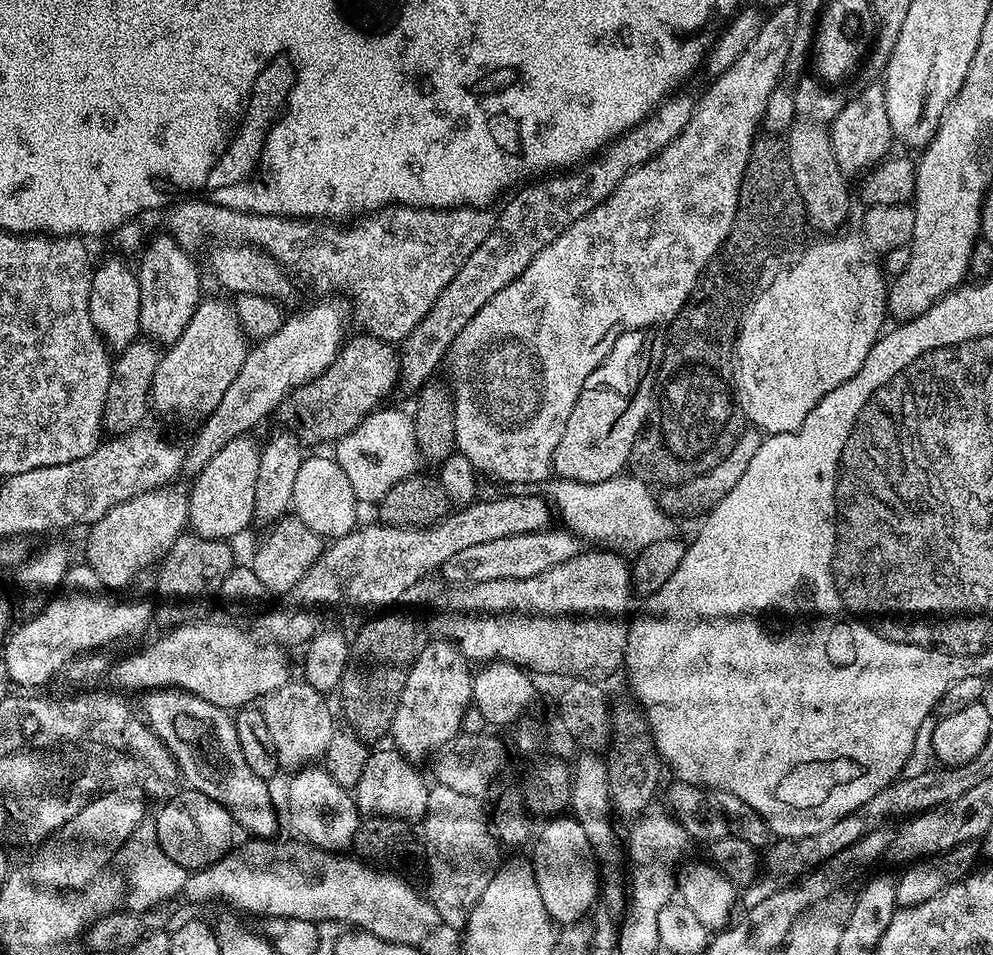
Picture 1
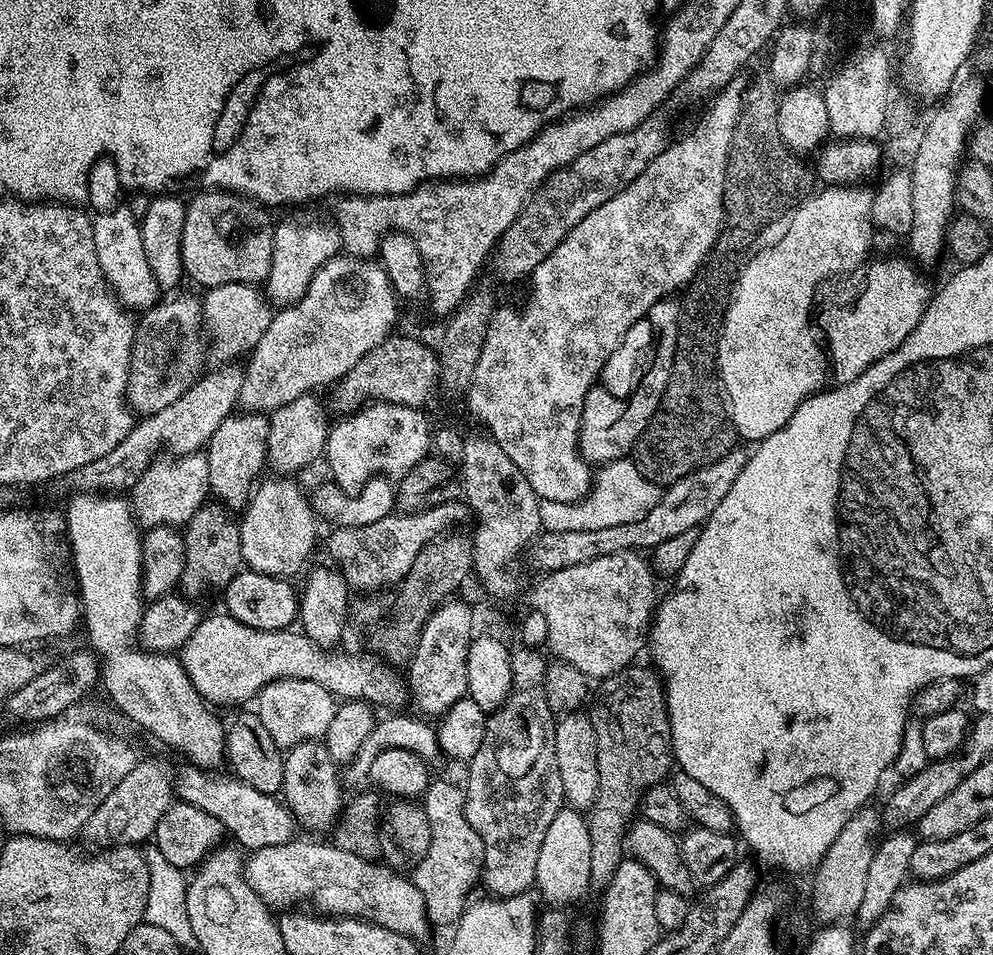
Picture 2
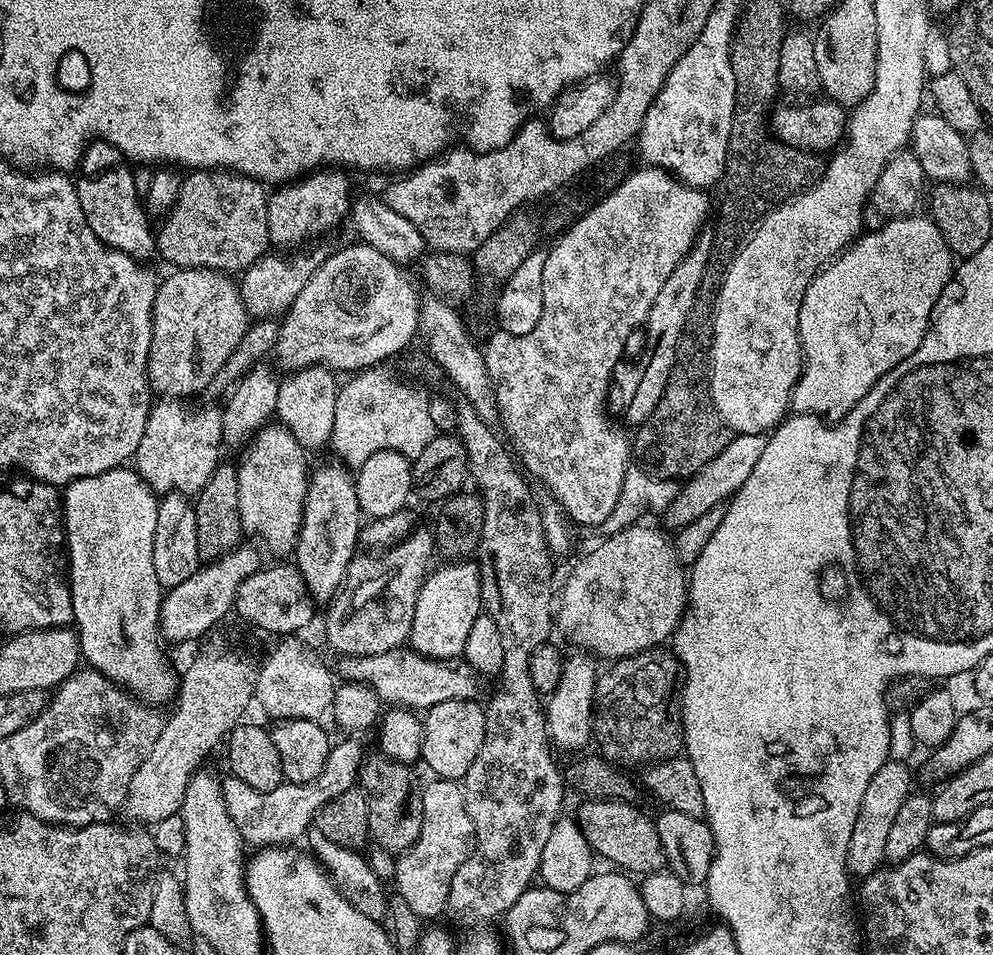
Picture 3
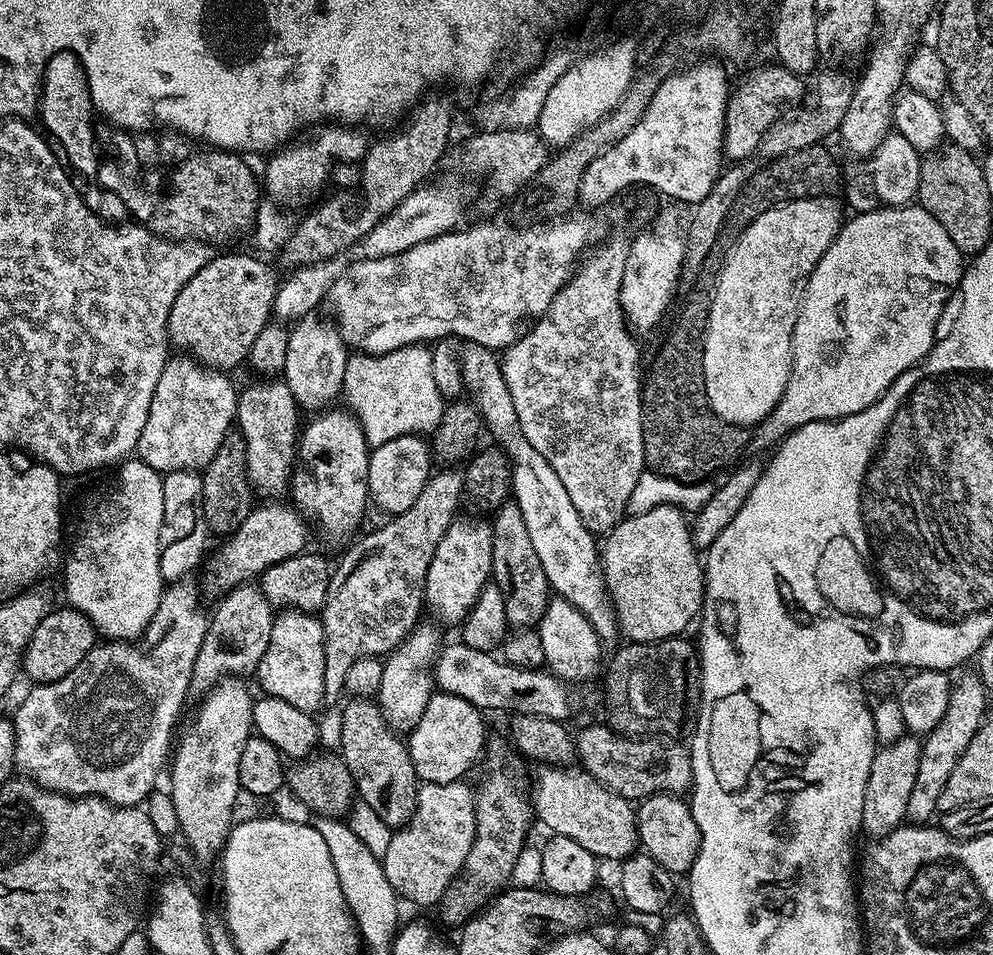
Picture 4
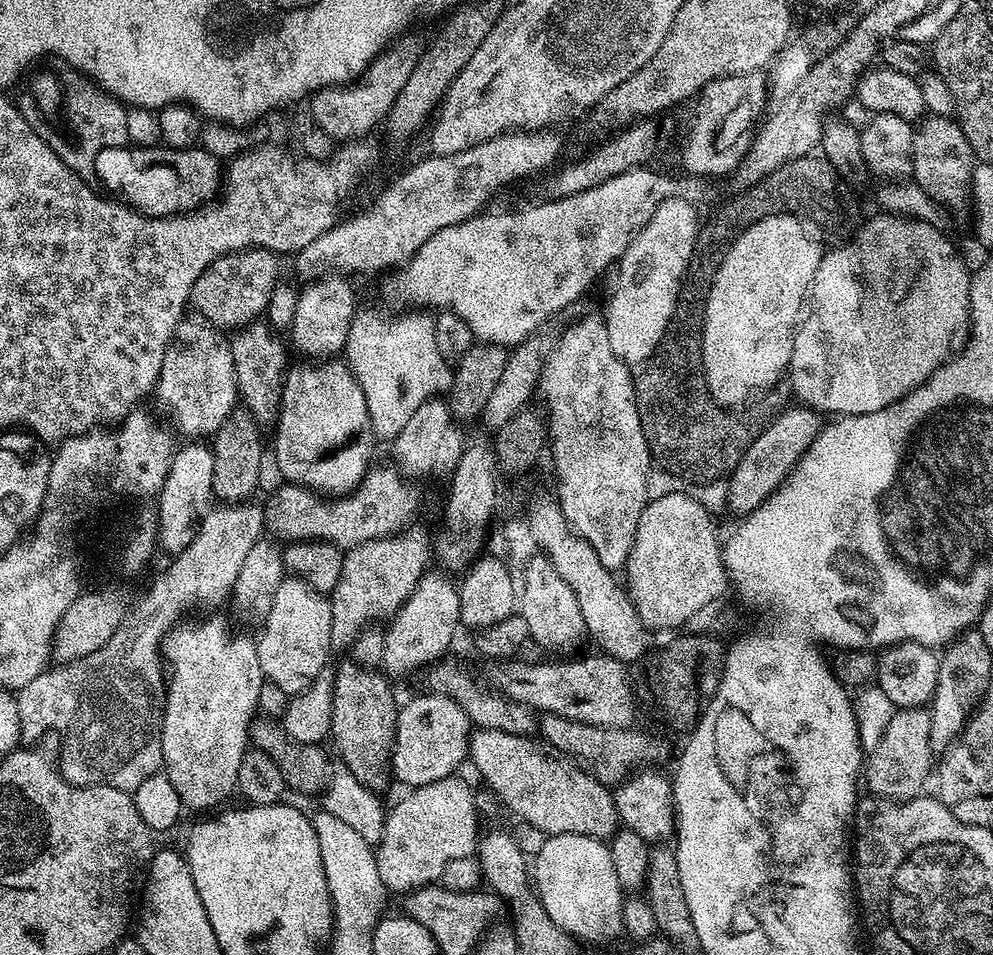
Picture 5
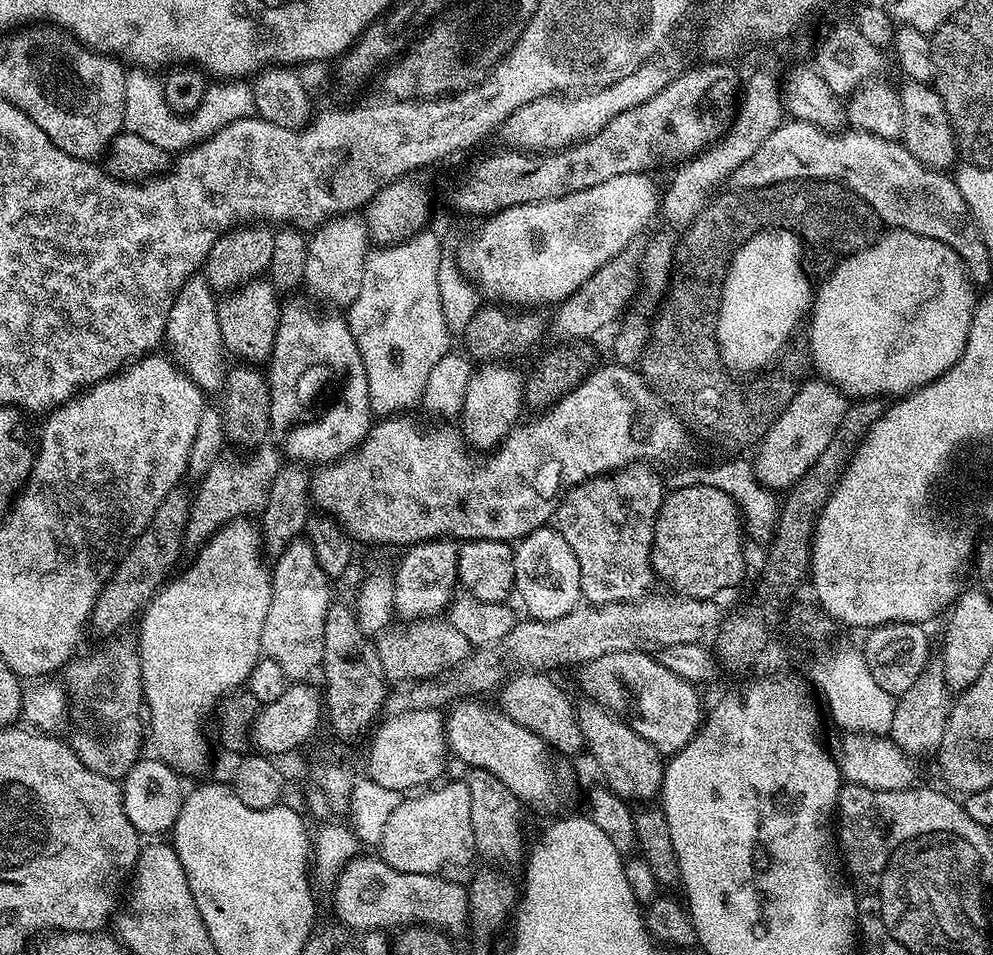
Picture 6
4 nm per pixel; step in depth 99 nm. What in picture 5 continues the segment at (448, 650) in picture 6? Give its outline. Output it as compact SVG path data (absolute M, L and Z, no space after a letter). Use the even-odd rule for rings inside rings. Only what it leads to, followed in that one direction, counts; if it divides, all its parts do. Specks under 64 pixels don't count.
M452 659L437 661L427 669L427 689L431 693L446 695L455 700L476 728L501 730L502 733L514 733L519 736L532 736L537 733L538 718L533 709L514 702L509 696L502 695L495 689L486 686L484 688L466 667Z

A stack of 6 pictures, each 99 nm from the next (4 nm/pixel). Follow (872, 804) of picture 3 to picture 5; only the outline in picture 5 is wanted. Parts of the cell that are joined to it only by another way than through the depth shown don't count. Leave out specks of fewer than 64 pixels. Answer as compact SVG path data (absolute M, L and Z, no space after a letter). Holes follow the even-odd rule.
M927 707L902 708L893 711L890 726L882 734L882 742L867 753L862 768L863 783L868 783L867 791L877 798L893 802L913 800L925 791L924 783L929 783L934 768L934 753L930 746L930 711Z

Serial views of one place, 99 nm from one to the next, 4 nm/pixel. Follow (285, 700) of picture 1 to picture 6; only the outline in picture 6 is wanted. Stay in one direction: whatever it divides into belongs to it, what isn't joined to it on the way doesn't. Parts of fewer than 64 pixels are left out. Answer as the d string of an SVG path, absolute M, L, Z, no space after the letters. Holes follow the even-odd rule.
M297 538L271 565L272 597L270 611L266 613L266 626L262 626L260 651L271 663L280 667L281 677L292 682L304 682L312 671L324 663L324 635L326 614L334 603L333 581L318 566L314 550L307 539Z

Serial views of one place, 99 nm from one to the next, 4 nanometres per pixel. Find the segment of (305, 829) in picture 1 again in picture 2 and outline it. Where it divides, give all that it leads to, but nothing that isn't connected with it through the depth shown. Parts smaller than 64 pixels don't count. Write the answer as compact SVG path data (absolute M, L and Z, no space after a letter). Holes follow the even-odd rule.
M307 740L285 753L281 793L299 825L301 823L312 830L331 829L344 805L340 784L342 785L342 780L338 766L333 762L323 741Z

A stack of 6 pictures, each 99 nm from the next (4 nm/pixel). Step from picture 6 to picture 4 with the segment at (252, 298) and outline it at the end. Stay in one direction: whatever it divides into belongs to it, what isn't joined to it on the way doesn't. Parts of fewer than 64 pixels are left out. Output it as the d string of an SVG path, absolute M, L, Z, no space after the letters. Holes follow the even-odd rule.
M260 378L257 384L248 384L239 389L236 397L236 419L240 436L246 442L246 470L248 481L253 489L264 498L280 498L289 491L292 469L296 461L296 446L302 431L301 409L296 403L294 394L290 394L290 386L282 378Z

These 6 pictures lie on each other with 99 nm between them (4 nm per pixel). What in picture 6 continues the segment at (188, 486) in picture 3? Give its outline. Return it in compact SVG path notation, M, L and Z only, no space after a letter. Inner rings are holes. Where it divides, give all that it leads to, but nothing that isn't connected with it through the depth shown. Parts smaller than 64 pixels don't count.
M203 275L190 277L174 298L174 306L170 306L164 331L167 347L172 347L170 356L176 367L205 394L219 393L226 375L226 349L222 332L218 330L217 303L217 293L209 287Z

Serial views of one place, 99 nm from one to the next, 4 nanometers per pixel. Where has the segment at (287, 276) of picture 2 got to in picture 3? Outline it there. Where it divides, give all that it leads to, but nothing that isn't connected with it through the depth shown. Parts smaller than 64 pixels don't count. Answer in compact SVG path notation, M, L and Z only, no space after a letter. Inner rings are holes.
M325 166L307 176L279 185L268 198L268 239L273 245L304 246L315 236L332 232L349 219L349 173L339 166Z

